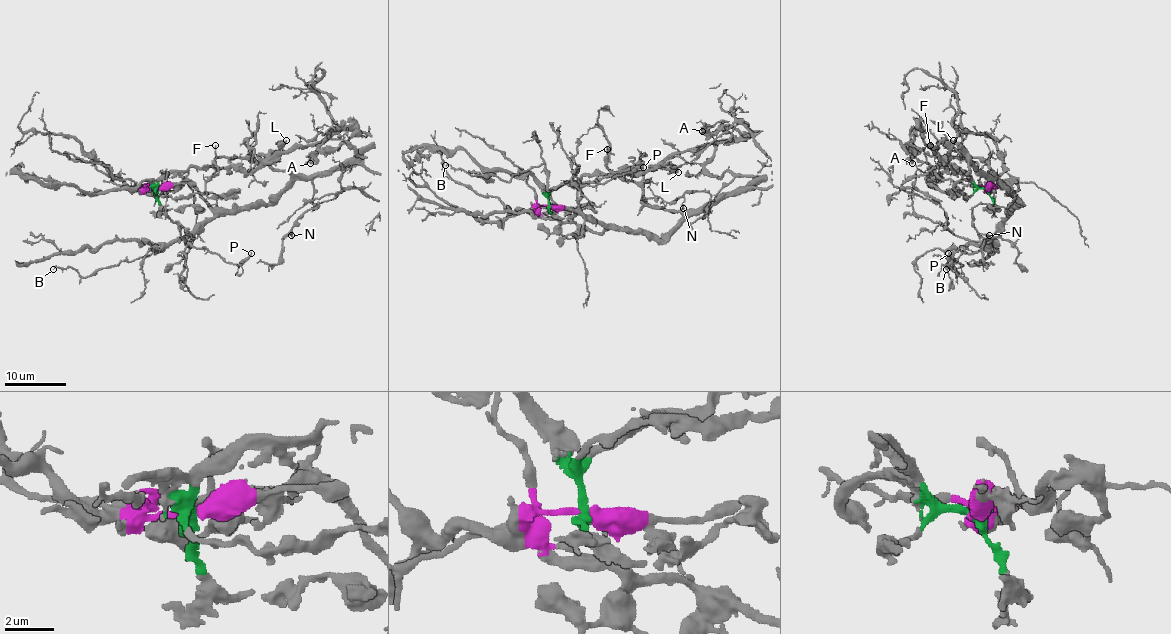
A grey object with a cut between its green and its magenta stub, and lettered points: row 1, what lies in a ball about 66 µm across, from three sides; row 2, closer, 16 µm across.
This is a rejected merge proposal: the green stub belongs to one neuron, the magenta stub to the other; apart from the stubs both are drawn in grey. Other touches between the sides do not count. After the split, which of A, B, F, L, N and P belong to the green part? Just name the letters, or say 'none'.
A, L

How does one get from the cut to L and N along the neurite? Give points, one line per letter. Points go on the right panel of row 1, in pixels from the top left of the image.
L: (987, 190), (957, 167), (952, 170), (949, 154), (952, 141)
N: (987, 190), (1004, 182), (1009, 210), (1019, 203), (990, 182), (993, 203), (972, 208), (972, 223), (989, 236)

